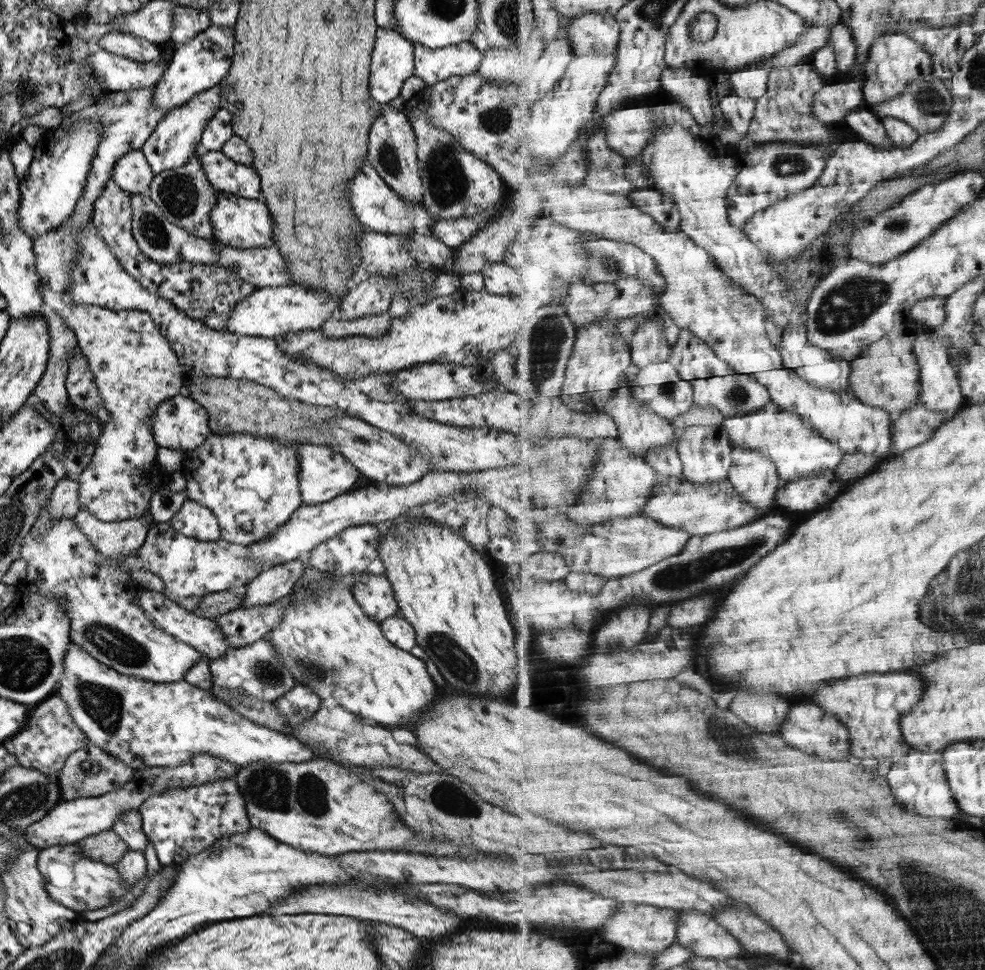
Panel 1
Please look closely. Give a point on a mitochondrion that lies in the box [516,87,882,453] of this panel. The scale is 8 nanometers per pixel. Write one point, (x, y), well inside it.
(785, 165)

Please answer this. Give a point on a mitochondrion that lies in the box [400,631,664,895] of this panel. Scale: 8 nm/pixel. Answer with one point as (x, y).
(447, 796)

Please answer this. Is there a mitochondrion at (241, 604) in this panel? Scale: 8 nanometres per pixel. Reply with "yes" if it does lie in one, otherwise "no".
no

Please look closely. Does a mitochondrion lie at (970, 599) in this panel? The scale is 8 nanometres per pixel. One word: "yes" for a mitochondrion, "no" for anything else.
yes

